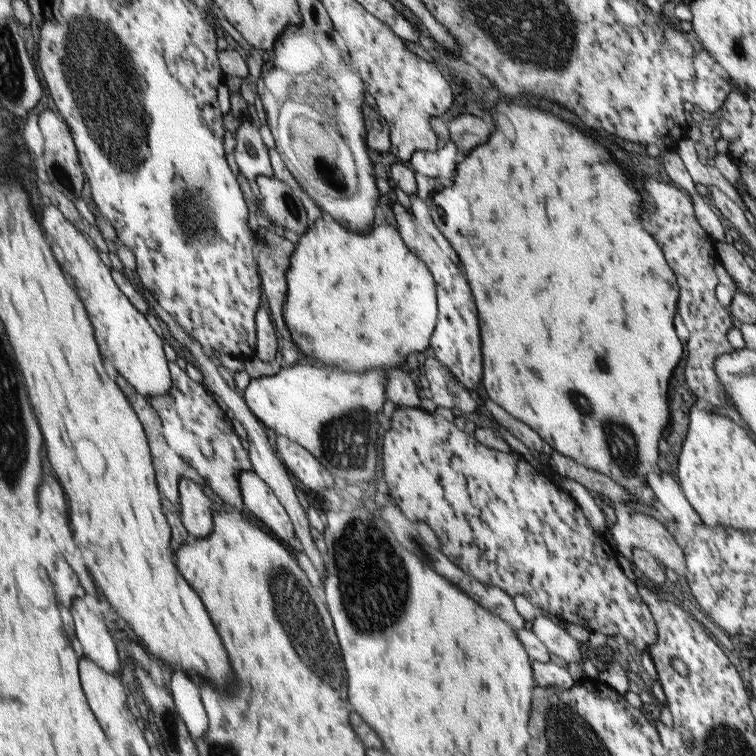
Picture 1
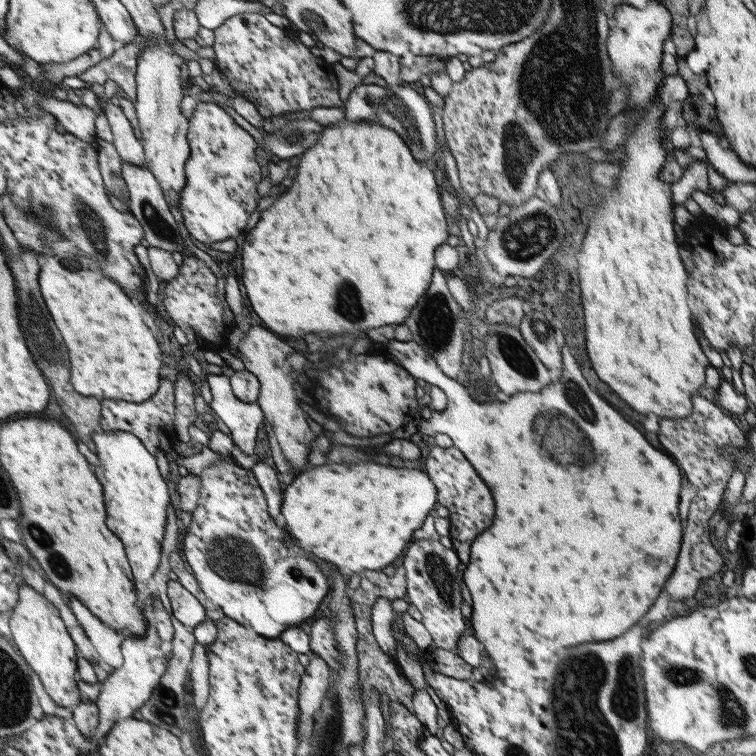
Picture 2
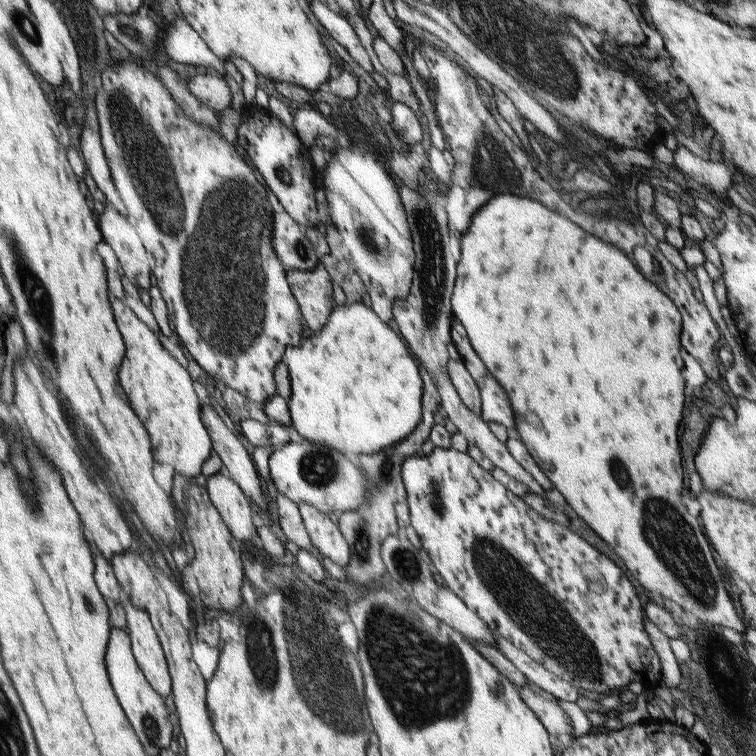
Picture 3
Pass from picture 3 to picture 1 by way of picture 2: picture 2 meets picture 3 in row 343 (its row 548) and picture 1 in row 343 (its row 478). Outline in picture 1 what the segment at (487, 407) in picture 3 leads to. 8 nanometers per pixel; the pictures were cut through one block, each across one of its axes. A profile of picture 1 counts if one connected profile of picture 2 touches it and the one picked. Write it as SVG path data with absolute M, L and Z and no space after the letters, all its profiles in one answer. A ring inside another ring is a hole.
M399 201L394 204L393 212L398 228L401 228L401 236L408 248L412 249L428 266L433 279L437 282L437 304L440 306L440 314L432 338L432 350L436 354L435 357L450 370L464 388L467 388L473 395L480 397L482 396L483 382L481 330L478 324L478 310L476 310L468 280L464 278L464 270L462 270L460 262L454 262L442 252L433 236Z

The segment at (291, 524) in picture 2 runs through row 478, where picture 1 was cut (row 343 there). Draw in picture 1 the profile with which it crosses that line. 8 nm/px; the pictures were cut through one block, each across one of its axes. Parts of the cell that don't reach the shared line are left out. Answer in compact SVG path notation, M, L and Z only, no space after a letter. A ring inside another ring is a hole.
M324 212L313 224L314 230L310 226L299 238L298 256L294 256L294 268L290 268L290 308L286 308L285 322L294 332L292 345L307 357L306 361L318 360L325 367L360 374L400 366L412 352L428 350L440 314L435 280L398 230L380 224L370 236L358 236L346 232Z

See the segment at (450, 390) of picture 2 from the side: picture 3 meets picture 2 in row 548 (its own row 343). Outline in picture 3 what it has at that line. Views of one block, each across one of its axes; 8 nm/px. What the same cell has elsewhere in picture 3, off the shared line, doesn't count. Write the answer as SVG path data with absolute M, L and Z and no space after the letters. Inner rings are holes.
M502 193L502 196L494 195L492 200L472 218L472 224L464 236L466 236L466 252L462 252L462 262L457 264L457 279L453 290L454 296L451 298L454 319L462 323L469 340L472 340L472 348L480 360L486 364L490 374L496 376L496 380L506 392L514 392L514 394L508 394L508 398L516 414L515 428L520 434L519 439L536 461L538 468L545 472L550 482L554 484L553 487L560 490L560 494L566 498L572 510L602 540L606 540L614 548L614 552L622 558L628 572L648 592L654 593L658 599L674 600L682 610L692 612L701 622L726 626L747 636L748 629L734 610L734 604L724 588L720 570L714 562L712 548L706 536L702 534L701 522L688 514L680 498L684 480L682 480L678 428L680 428L682 410L684 410L684 380L682 380L682 358L680 358L682 320L680 320L678 308L672 304L672 300L666 294L662 294L652 282L648 282L618 248L600 242L598 238L586 234L582 228L572 224L568 218L556 212L550 212L548 208L544 208L542 204L530 198L518 198L506 193Z

